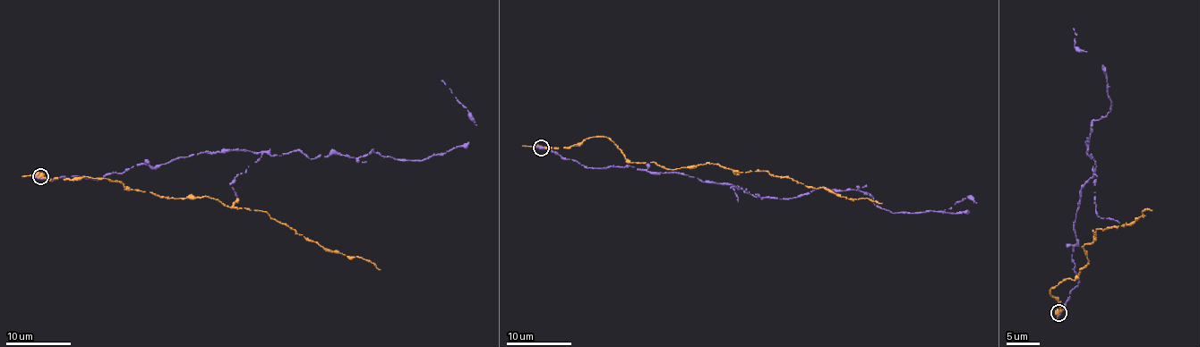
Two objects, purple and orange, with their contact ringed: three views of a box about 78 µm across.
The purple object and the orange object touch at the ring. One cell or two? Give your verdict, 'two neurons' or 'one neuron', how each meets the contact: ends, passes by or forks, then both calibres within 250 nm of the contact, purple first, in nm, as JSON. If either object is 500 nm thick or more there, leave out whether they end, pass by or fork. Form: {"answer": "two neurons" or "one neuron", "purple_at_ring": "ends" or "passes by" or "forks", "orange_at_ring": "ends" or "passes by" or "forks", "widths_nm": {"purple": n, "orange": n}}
{"answer": "two neurons", "purple_at_ring": "ends", "orange_at_ring": "passes by", "widths_nm": {"purple": 440, "orange": 400}}

